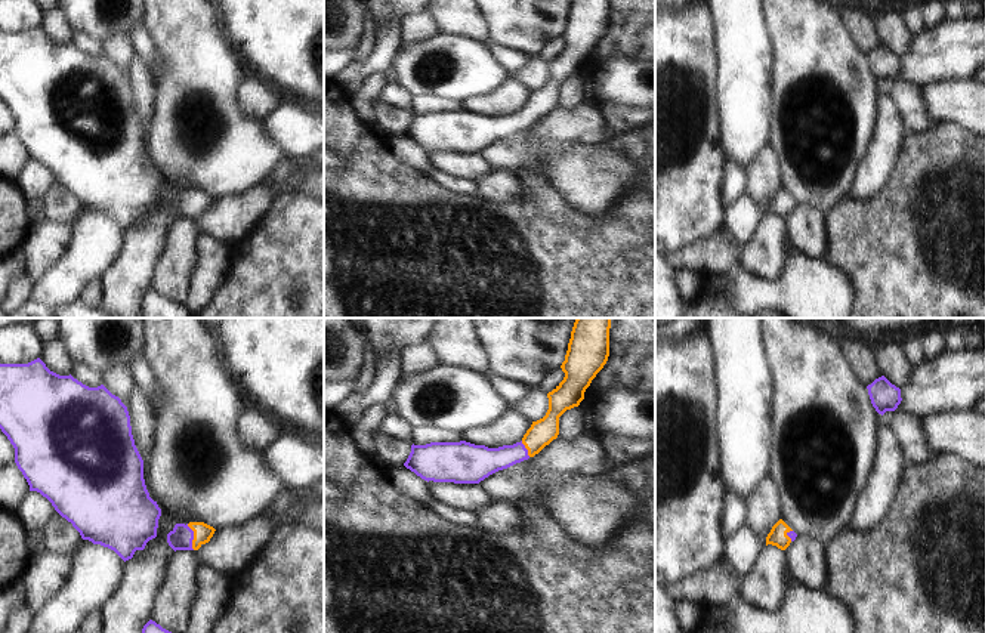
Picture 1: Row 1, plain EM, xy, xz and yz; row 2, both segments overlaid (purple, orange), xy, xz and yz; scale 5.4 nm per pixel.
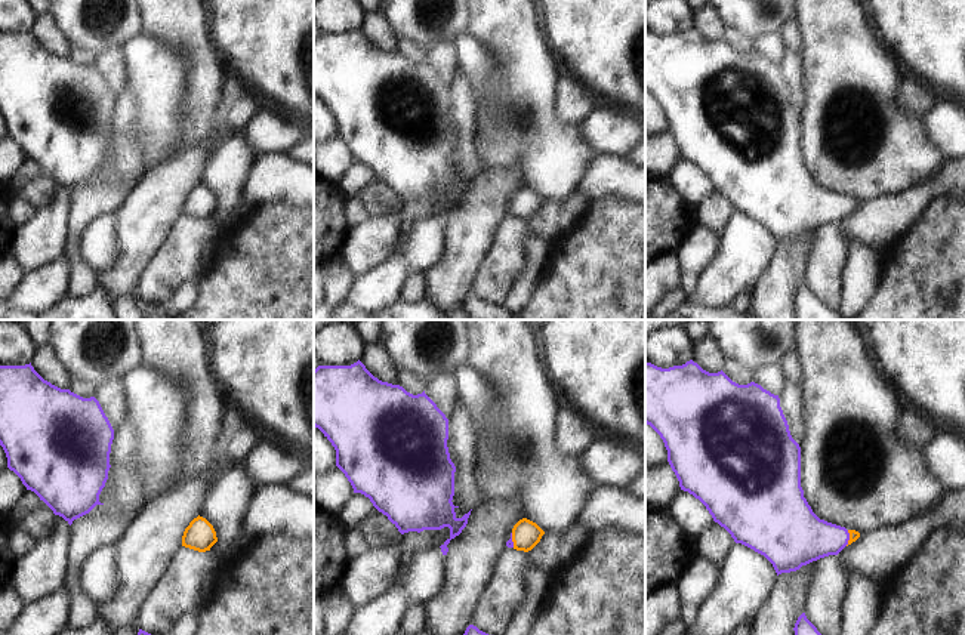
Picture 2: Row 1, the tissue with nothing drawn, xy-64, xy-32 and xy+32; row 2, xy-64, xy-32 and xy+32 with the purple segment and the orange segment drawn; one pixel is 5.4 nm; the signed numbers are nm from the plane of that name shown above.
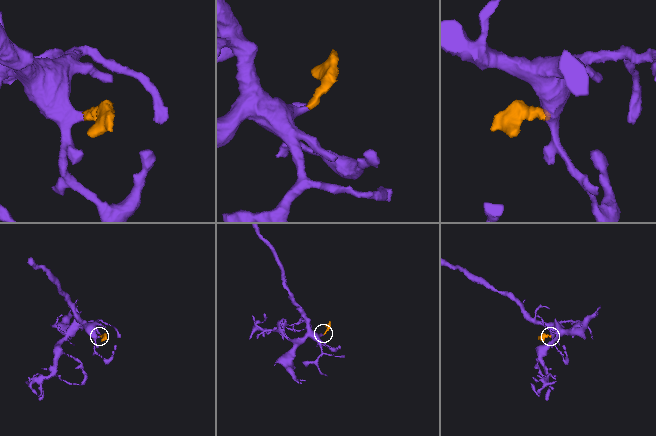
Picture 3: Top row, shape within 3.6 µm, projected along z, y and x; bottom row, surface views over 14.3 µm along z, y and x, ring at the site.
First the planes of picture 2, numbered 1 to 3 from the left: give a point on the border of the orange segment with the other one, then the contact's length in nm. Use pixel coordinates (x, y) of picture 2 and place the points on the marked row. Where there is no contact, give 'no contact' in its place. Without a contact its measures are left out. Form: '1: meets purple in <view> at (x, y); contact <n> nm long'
1: no contact
2: meets purple in xy-32 at (511, 541); contact 80 nm long
3: meets purple in xy+32 at (848, 538); contact 90 nm long

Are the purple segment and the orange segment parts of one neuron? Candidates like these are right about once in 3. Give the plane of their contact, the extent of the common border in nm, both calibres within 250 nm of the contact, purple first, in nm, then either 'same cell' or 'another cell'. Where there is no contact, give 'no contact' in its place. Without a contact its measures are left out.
meets purple in xy; contact 150 nm long; 130 nm thick on the purple side, 100 nm on the other; same cell

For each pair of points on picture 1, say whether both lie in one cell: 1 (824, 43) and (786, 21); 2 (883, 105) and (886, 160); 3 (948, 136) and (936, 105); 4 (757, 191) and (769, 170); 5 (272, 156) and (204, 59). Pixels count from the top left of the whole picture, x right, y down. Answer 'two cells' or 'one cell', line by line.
1: one cell
2: one cell
3: two cells
4: one cell
5: one cell

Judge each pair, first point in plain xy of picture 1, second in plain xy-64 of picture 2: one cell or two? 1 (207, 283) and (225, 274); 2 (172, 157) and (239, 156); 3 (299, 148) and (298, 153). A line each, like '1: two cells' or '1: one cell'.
1: two cells
2: one cell
3: two cells

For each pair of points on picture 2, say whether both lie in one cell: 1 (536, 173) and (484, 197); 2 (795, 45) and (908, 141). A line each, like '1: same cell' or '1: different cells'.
1: different cells
2: different cells

